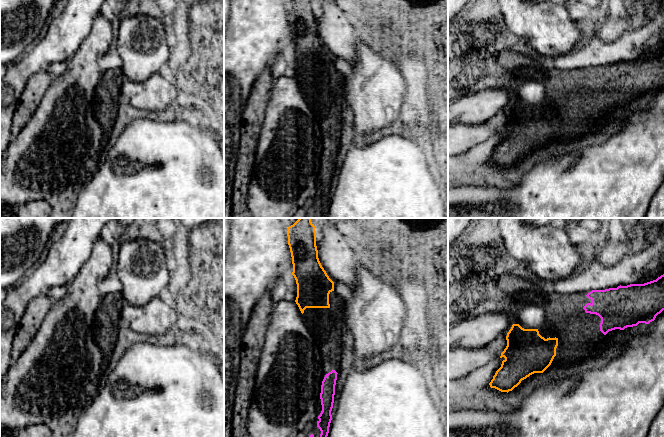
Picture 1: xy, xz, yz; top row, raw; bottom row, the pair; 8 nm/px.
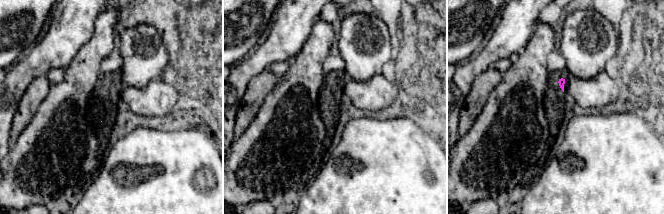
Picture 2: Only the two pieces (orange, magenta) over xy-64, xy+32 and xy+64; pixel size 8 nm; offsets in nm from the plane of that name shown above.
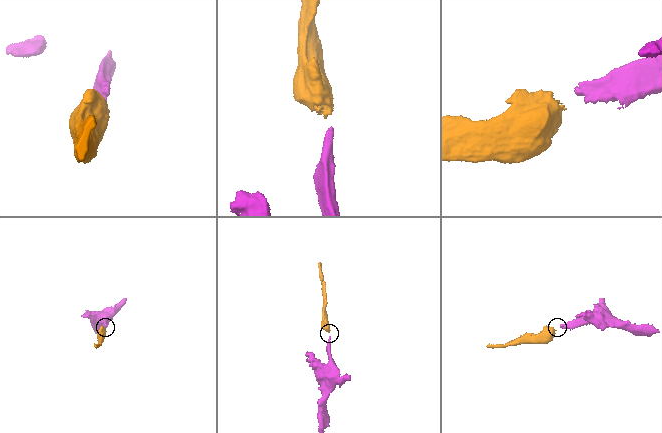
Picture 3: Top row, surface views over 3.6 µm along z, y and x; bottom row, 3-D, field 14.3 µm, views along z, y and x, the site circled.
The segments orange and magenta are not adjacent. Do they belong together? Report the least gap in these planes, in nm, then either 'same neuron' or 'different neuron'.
320 nm | same neuron

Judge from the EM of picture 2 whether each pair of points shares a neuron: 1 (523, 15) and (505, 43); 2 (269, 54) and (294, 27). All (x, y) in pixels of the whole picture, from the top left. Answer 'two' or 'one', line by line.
1: one
2: one

